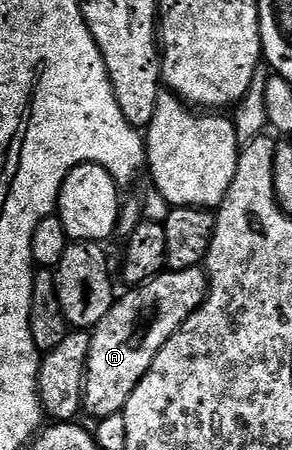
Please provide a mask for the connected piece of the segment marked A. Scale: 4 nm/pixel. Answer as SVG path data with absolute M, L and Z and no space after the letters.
M200 266L185 270L168 270L159 274L154 280L141 286L131 287L124 293L117 297L110 312L106 312L103 320L96 325L95 330L91 331L92 343L84 377L82 410L85 415L93 414L93 419L96 420L114 416L123 411L130 392L134 392L134 388L138 388L142 376L146 376L150 364L154 364L154 356L158 356L158 352L162 352L166 340L170 340L170 336L174 336L174 332L178 332L181 324L204 303L204 297L208 294L208 275Z

